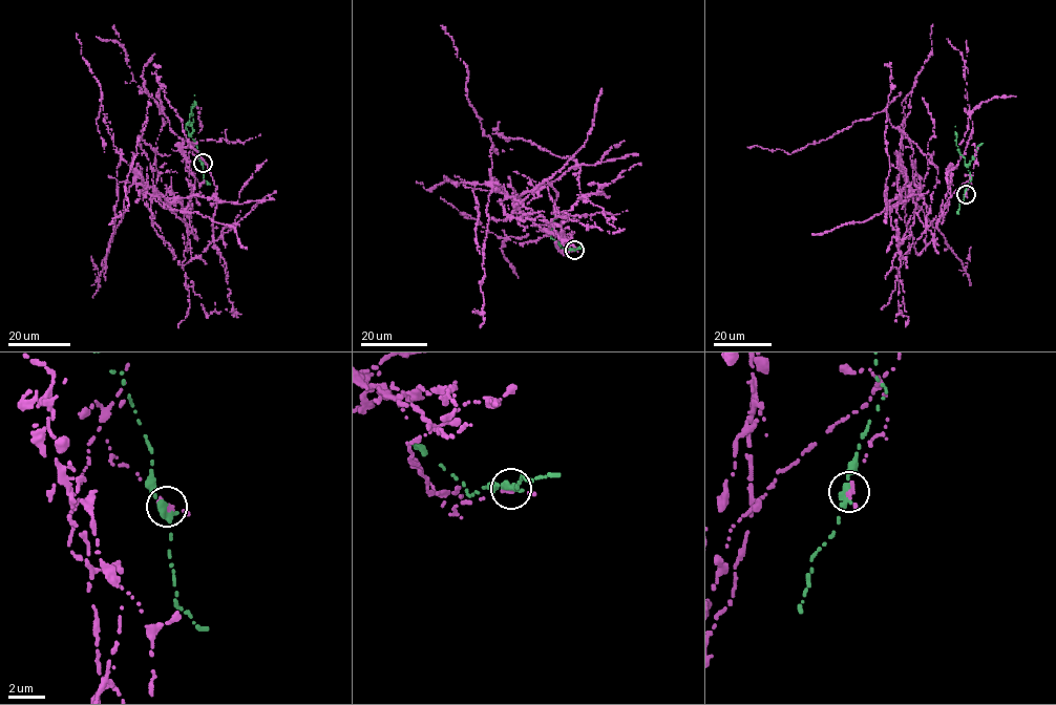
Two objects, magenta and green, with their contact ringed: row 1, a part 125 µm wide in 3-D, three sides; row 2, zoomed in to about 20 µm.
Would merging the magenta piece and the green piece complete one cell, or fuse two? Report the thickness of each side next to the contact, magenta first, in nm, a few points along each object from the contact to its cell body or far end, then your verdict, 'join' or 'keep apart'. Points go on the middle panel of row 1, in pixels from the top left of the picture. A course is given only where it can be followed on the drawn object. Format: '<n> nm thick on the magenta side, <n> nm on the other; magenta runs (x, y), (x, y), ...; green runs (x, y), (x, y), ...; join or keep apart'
340 nm thick on the magenta side, 480 nm on the other; magenta runs (573, 250), (561, 253), (564, 235), (518, 201), (509, 215), (548, 222), (584, 196), (618, 231), (579, 221); green runs (573, 250), (566, 251), (551, 238), (552, 220), (556, 217), (554, 213); keep apart

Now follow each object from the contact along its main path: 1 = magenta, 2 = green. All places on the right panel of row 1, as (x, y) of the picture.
1: (966, 194), (970, 177), (933, 237), (911, 183), (919, 188), (903, 261), (898, 247), (907, 321), (898, 300)
2: (966, 194), (971, 178), (956, 146), (955, 126)

